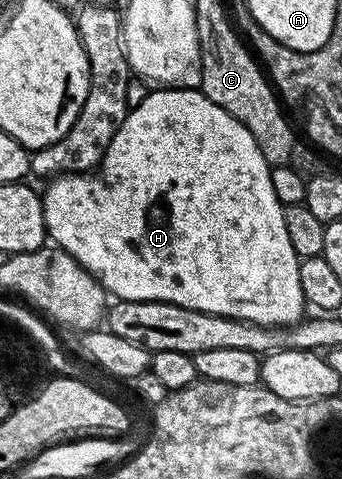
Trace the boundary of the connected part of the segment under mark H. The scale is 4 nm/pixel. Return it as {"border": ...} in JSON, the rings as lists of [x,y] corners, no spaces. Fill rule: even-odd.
{"border":[[[161,86],[150,91],[139,106],[129,109],[123,126],[119,126],[115,138],[111,138],[111,146],[107,146],[107,154],[103,154],[101,165],[94,172],[71,172],[67,176],[52,177],[46,184],[49,185],[43,191],[41,205],[48,239],[84,266],[110,297],[131,302],[171,302],[175,306],[207,314],[246,320],[264,328],[285,328],[302,319],[304,312],[301,311],[306,311],[307,305],[303,289],[299,286],[301,260],[295,254],[295,246],[291,246],[287,225],[283,223],[285,209],[279,198],[275,198],[275,190],[271,186],[271,165],[263,158],[251,130],[227,114],[223,106],[215,106],[215,102],[198,89]]]}

